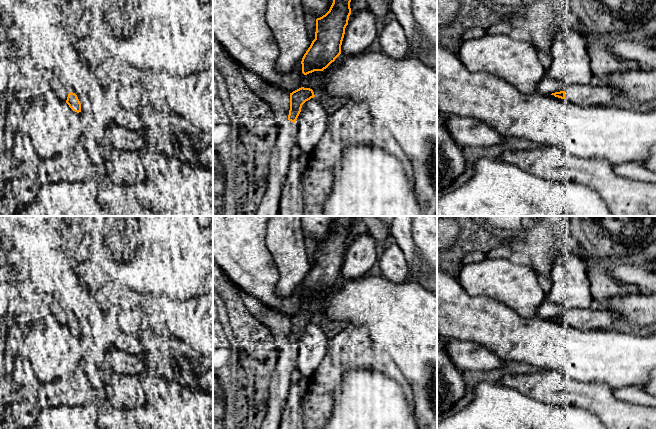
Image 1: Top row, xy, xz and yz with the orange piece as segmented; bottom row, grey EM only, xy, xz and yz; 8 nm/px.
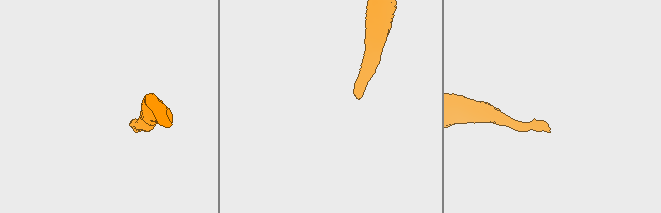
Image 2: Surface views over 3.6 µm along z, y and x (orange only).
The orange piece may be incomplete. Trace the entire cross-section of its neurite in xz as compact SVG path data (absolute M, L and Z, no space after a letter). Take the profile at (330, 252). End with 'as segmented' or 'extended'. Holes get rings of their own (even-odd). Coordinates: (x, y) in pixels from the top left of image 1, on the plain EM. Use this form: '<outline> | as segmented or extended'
M335 216L329 235L316 243L315 263L301 285L304 299L323 295L341 278L354 218L355 216Z | as segmented

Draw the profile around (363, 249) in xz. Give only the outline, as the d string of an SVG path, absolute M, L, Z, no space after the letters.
M369 232L351 237L341 269L341 278L353 280L369 273L378 261L379 250L380 244Z

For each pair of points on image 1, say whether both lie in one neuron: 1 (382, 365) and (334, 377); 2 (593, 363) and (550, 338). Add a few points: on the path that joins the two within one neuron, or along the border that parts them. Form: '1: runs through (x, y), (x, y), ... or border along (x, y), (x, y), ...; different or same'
1: runs through (370, 362), (347, 362), (344, 365); same
2: runs through (582, 355), (561, 348); same

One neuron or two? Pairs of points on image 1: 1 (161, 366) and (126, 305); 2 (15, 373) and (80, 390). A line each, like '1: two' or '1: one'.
1: one
2: two

